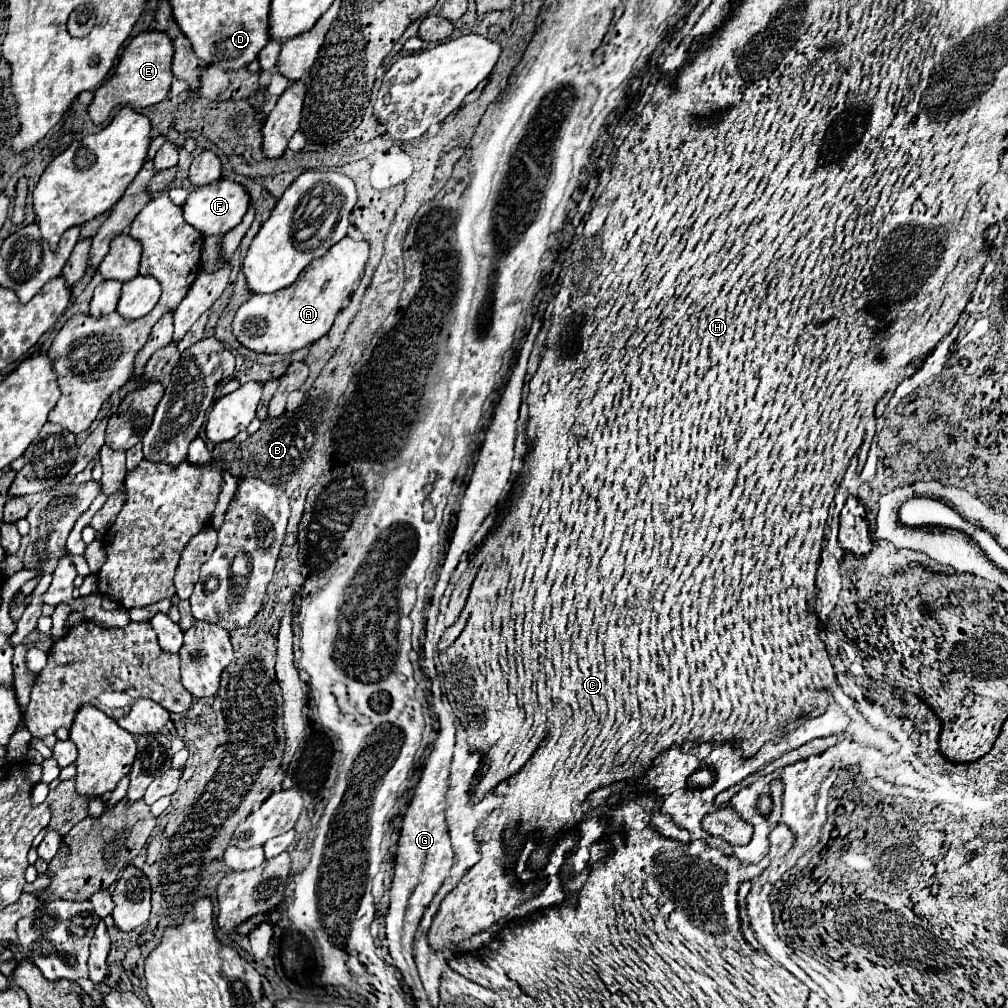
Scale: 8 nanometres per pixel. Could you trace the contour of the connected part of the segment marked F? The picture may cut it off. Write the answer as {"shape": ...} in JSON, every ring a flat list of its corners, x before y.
{"shape":[[219,179,215,183,209,183,201,189,195,189,189,193,185,205,183,205,183,217,189,225,193,225,197,231,201,231,205,237,209,235,225,235,233,227,237,227,249,207,249,193,243,185,235,181]]}

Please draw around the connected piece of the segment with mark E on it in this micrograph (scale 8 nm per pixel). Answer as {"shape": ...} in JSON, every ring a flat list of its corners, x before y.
{"shape":[[145,31,131,39,131,43,125,47,119,65,115,67,113,75,103,81,103,85,95,91,95,99,89,105,89,117,93,123,103,123,109,119,111,111,117,107,151,107,161,103,171,87,171,59,173,59,173,43,167,33,159,31]]}

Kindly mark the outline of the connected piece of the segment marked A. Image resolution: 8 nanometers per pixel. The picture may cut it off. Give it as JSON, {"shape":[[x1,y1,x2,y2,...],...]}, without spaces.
{"shape":[[351,237,341,239,325,257,313,261,313,265,309,265,309,269,305,269,305,273,301,273,293,285,289,285,289,289,271,295,253,293,251,299,235,313,233,335,243,347,255,353,283,355,315,343,329,333,335,315,343,309,343,301,353,295,365,271,367,259,369,245,365,241,353,241]]}

